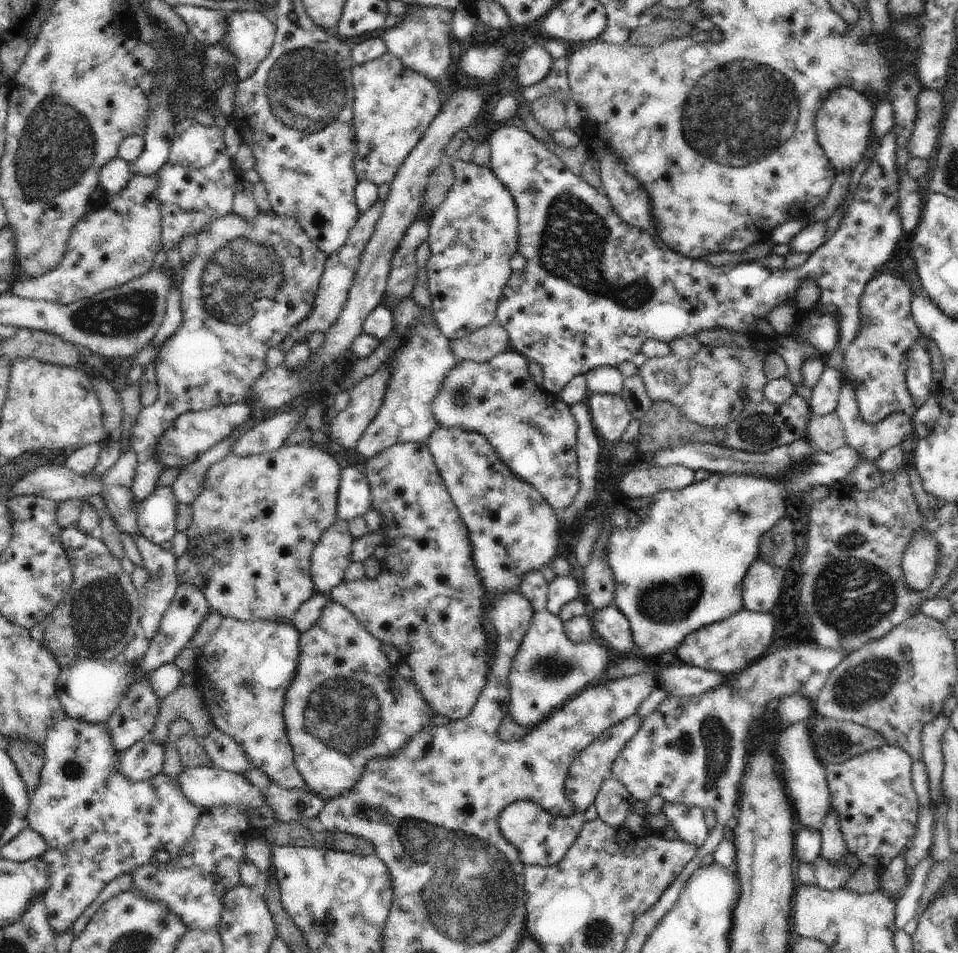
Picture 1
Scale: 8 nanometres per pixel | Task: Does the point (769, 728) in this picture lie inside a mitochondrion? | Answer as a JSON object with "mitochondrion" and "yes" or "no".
{"mitochondrion":"no"}

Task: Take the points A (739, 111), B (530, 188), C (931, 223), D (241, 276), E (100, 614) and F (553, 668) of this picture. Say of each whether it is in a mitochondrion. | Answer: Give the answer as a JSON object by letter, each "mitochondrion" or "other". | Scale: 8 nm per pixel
{"A":"mitochondrion","B":"mitochondrion","C":"other","D":"mitochondrion","E":"mitochondrion","F":"mitochondrion"}

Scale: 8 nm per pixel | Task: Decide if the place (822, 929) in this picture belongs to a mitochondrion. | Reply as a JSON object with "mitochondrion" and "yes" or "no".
{"mitochondrion":"no"}

